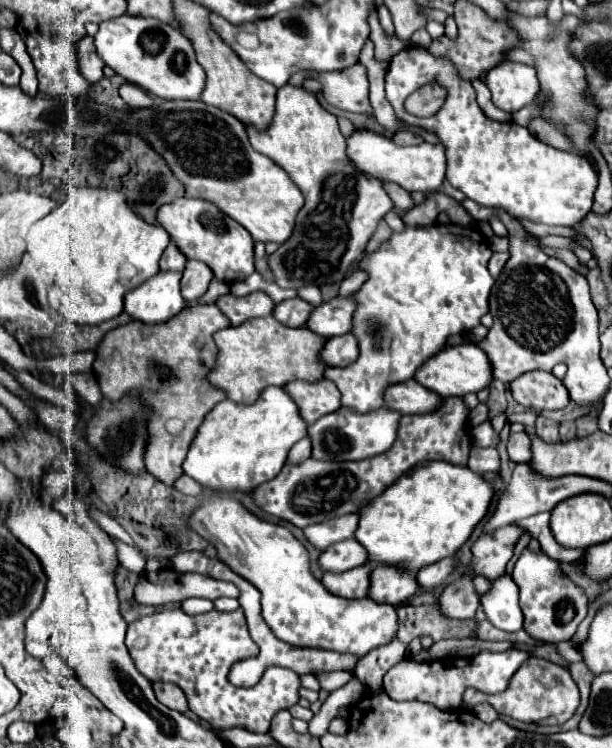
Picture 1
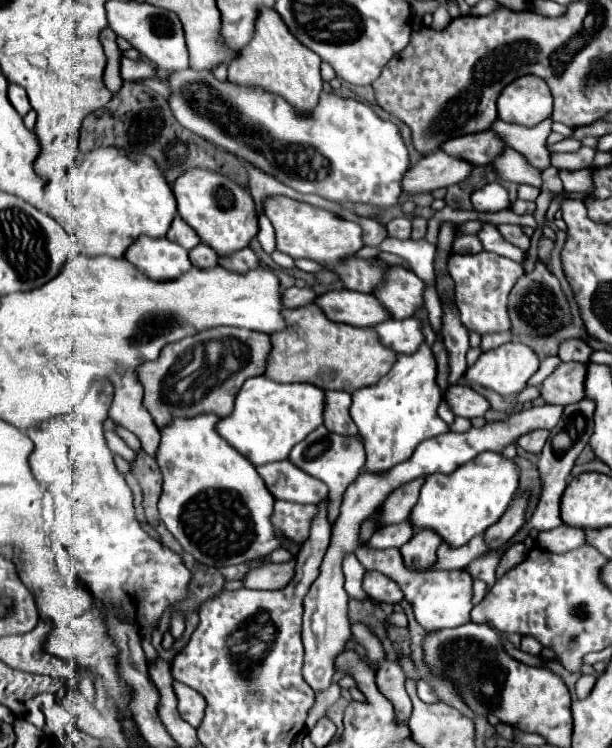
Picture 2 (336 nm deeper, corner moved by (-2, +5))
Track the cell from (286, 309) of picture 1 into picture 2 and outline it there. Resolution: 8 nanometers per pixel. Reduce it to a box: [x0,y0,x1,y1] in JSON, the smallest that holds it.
[316,290,390,326]

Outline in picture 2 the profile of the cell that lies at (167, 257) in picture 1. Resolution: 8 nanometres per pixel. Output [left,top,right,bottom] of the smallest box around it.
[166,216,200,250]

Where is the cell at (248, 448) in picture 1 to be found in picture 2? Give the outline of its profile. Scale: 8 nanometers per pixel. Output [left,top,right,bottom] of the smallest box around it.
[218,376,326,466]

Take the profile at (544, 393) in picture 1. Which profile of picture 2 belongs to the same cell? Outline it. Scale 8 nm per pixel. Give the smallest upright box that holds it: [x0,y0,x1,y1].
[540,362,586,406]

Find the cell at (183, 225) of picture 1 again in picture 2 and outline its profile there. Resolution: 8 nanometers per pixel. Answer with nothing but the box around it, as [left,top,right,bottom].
[174,168,258,254]

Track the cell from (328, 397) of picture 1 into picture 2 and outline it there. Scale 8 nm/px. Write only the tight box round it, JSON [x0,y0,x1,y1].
[324,392,358,434]

